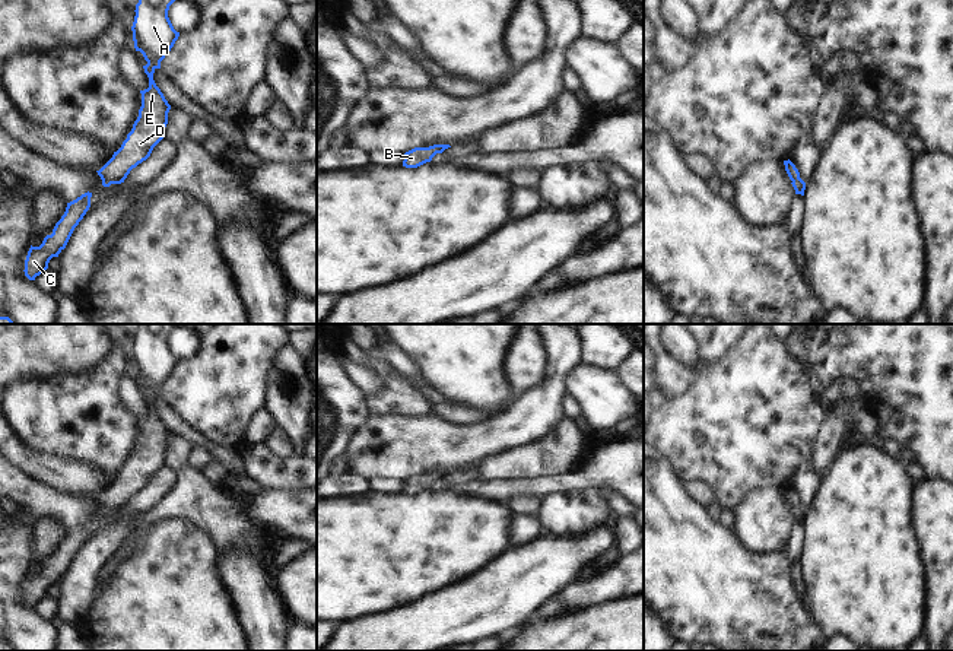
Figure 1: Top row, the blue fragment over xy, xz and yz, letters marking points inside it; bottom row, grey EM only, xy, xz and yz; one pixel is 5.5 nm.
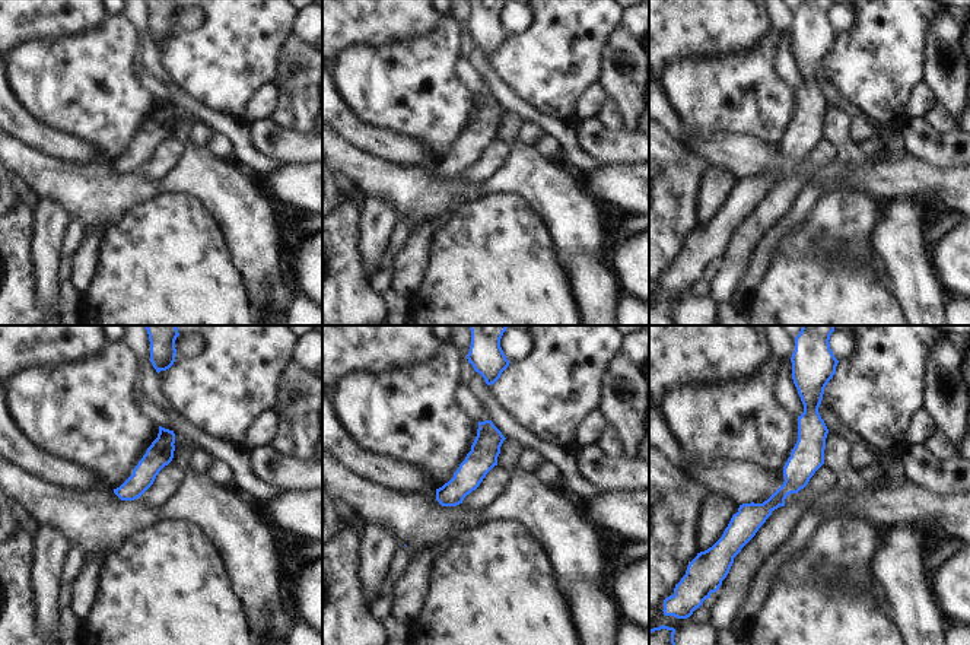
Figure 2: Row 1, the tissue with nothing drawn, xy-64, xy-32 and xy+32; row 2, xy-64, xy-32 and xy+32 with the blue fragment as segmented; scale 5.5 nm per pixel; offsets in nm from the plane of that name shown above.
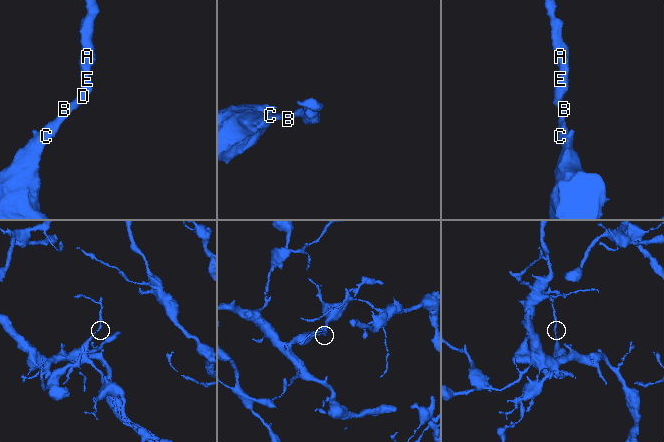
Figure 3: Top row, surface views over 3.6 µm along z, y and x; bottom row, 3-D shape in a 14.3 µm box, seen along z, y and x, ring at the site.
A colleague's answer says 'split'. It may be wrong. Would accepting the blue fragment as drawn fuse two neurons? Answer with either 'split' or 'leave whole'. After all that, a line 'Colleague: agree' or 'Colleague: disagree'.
leave whole
Colleague: disagree

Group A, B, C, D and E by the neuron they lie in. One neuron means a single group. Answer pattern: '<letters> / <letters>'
A B C D E

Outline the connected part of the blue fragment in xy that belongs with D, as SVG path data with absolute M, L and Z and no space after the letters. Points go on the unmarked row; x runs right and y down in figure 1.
M140 324L131 353L136 378L147 388L143 393L149 404L149 415L140 417L142 434L131 458L112 485L96 498L104 514L121 511L133 495L146 488L153 474L165 464L171 432L153 407L161 388L171 378L180 363L168 344L175 324Z

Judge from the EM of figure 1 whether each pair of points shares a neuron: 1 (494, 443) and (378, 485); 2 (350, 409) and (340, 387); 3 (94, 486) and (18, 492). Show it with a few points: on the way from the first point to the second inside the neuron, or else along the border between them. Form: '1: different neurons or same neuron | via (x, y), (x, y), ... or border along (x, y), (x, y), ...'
1: different neurons | border along (371, 479), (399, 478), (403, 480)
2: same neuron | via (345, 403), (340, 399), (340, 393)
3: different neurons | border along (26, 473), (64, 492), (91, 498)

